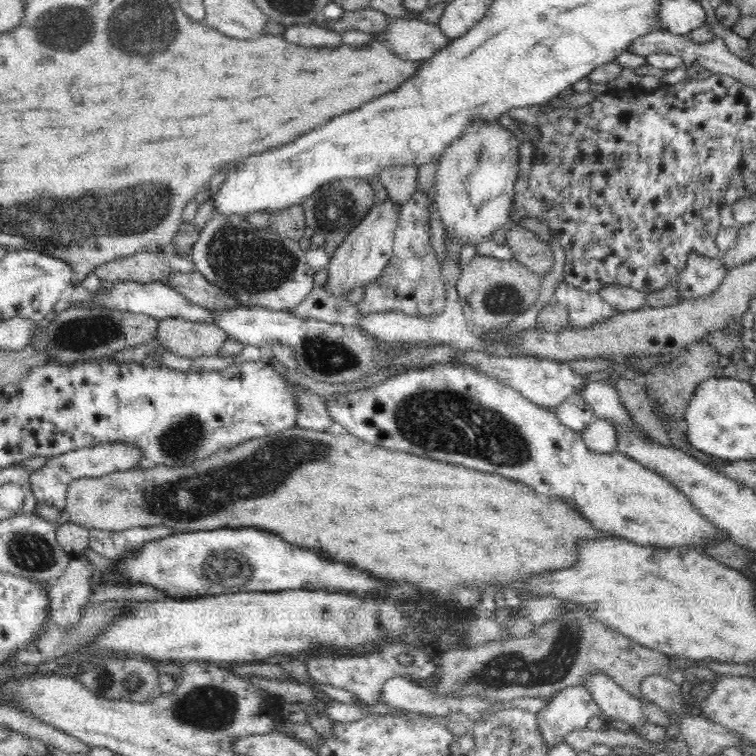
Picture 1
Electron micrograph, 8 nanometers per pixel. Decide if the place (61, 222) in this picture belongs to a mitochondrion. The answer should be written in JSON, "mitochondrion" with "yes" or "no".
{"mitochondrion":"yes"}

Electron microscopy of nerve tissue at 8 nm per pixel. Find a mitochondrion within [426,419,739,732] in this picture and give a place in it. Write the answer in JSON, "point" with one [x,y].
{"point":[514,669]}

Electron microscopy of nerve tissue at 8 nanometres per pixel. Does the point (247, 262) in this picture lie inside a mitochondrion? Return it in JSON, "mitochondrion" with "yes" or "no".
{"mitochondrion":"yes"}

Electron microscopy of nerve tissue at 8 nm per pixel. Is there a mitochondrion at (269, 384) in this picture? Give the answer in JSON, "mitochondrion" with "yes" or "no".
{"mitochondrion":"no"}

